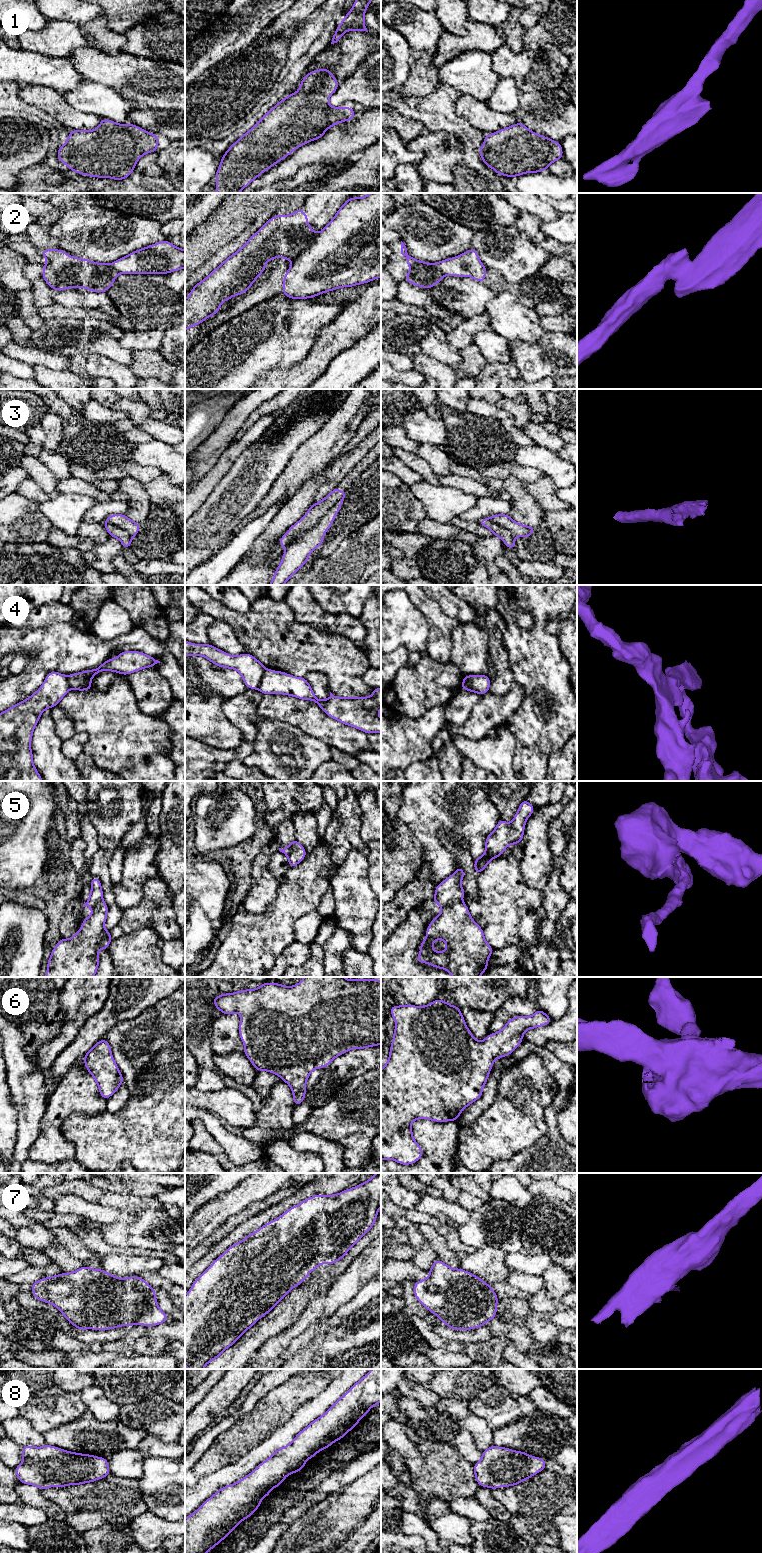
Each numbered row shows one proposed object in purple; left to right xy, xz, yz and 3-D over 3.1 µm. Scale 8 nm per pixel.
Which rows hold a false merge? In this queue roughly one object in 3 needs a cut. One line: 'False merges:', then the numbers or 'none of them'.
False merges: 2, 3, 4, 5

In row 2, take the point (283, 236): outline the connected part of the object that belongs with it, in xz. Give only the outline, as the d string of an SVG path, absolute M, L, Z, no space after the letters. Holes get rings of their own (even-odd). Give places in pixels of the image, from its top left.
M297 209L290 215L271 217L248 241L234 254L230 255L205 279L193 286L185 299L185 332L199 325L212 315L219 313L220 306L233 296L239 296L252 286L265 270L266 263L274 258L286 258L294 261L306 251L317 237L308 223L308 216Z

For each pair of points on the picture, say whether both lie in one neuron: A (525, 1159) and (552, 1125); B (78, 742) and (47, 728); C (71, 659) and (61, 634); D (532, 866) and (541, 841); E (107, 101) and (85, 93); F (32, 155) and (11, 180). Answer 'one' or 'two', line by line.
A: one
B: two
C: one
D: one
E: one
F: one

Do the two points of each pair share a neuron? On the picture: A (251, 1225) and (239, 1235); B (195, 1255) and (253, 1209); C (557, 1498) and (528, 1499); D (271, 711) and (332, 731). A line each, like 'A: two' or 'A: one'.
A: one
B: one
C: one
D: one

